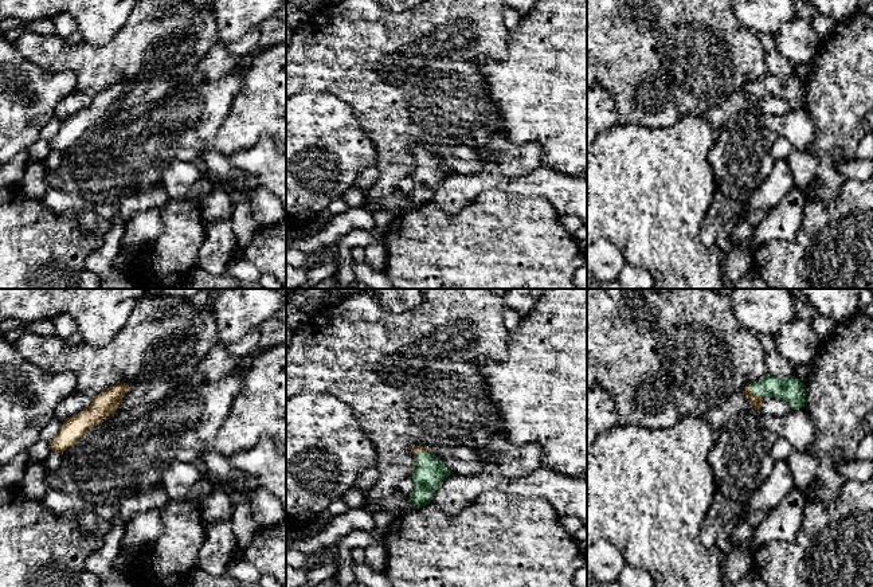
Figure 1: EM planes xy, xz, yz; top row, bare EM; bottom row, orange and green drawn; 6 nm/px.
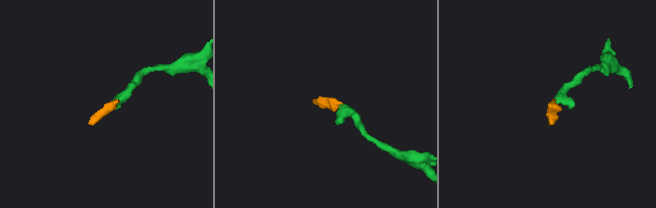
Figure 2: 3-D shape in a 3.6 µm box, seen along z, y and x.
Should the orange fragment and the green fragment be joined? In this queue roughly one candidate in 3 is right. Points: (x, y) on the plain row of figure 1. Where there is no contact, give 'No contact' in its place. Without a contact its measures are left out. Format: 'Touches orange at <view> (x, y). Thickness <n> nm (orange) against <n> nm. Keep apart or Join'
Touches orange at yz (752, 93). Thickness 60 nm (orange) against 150 nm. Join

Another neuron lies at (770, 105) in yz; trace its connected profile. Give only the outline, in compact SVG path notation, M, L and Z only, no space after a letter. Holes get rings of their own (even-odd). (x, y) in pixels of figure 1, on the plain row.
M766 95L762 101L759 110L766 114L783 116L791 111L792 109L787 101Z

